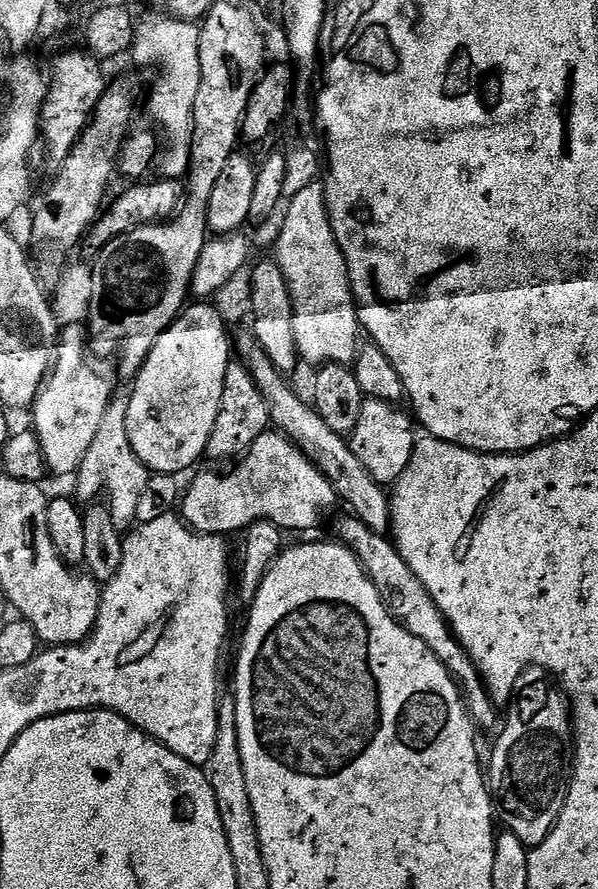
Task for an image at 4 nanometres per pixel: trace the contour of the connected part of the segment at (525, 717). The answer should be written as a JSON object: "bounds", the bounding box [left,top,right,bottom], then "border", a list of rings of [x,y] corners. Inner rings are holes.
{"bounds":[490,684,574,849],"border":[[[532,684],[524,692],[525,700],[520,700],[508,712],[508,721],[499,729],[500,737],[496,740],[496,749],[492,752],[492,772],[490,768],[490,780],[494,785],[494,804],[498,809],[498,820],[507,831],[518,834],[518,838],[529,849],[537,848],[541,842],[552,833],[552,827],[558,822],[558,818],[562,814],[565,802],[568,801],[568,786],[572,782],[572,773],[574,771],[574,733],[572,730],[572,710],[568,702],[567,696],[559,687],[551,688],[548,684]]]}

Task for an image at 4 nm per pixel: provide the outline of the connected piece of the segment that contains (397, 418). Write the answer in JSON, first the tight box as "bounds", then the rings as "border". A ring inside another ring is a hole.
{"bounds":[350,399,418,486],"border":[[[365,399],[362,414],[358,418],[358,426],[350,437],[350,446],[358,462],[362,462],[362,466],[366,466],[369,474],[385,486],[395,485],[398,477],[406,470],[416,449],[418,432],[414,427],[413,417],[407,411],[404,413],[404,410],[403,407],[386,404],[381,400]]]}

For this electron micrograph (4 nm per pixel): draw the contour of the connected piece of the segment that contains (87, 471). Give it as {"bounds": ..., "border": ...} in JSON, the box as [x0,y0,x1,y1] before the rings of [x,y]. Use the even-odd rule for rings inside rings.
{"bounds":[75,391,150,530],"border":[[[117,391],[109,400],[108,409],[102,418],[102,426],[98,426],[98,434],[94,434],[94,442],[90,442],[90,450],[84,455],[75,477],[76,492],[82,499],[88,500],[87,502],[100,498],[103,492],[108,495],[106,507],[114,518],[114,526],[121,530],[133,527],[138,500],[150,477],[148,468],[130,446],[130,434],[126,430],[129,406],[130,395],[127,391]]]}

